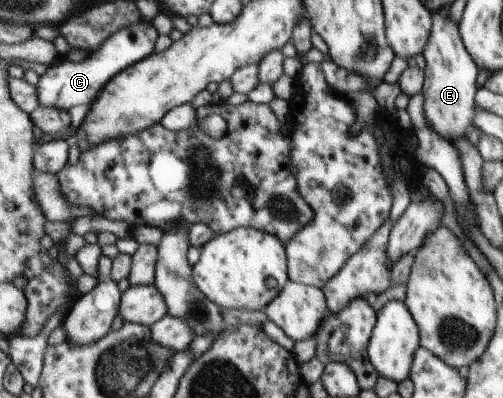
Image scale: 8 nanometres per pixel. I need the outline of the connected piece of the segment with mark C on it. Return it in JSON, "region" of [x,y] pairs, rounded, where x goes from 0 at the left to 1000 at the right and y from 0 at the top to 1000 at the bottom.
{"region":[[[284,53],[227,85],[199,116],[199,123],[179,131],[165,156],[137,156],[121,148],[115,161],[97,171],[76,211],[83,264],[131,279],[167,261],[183,266],[199,249],[205,224],[213,221],[231,191],[304,141],[312,131],[318,95],[304,60]]]}

